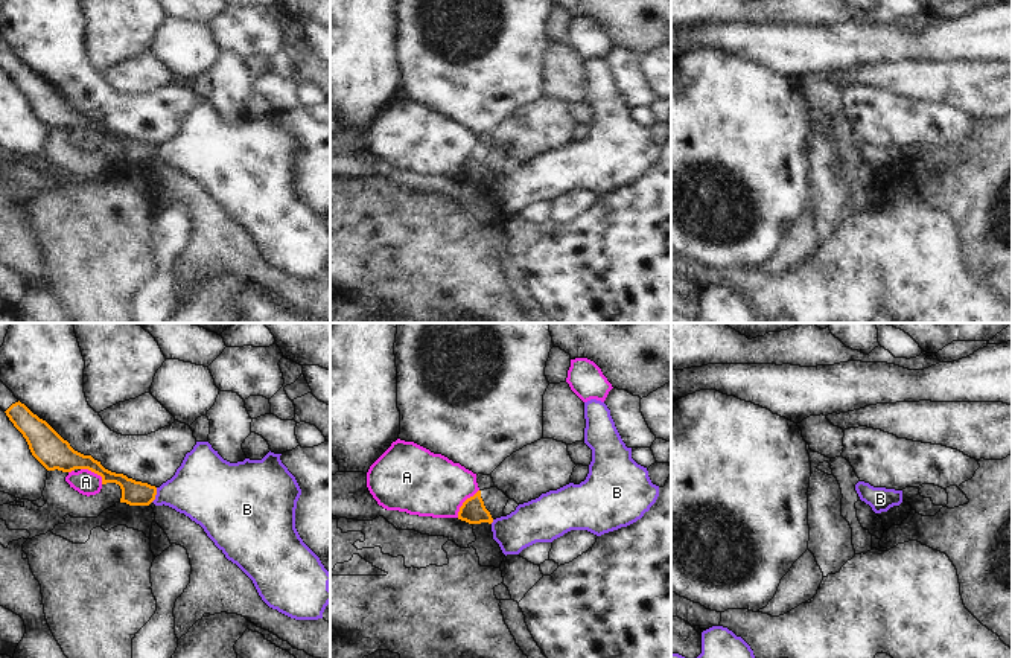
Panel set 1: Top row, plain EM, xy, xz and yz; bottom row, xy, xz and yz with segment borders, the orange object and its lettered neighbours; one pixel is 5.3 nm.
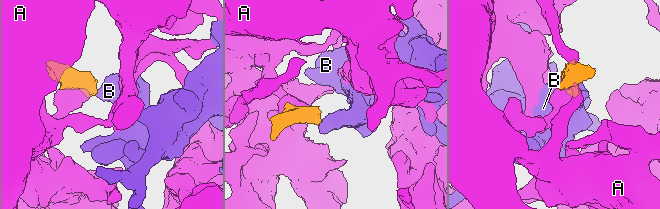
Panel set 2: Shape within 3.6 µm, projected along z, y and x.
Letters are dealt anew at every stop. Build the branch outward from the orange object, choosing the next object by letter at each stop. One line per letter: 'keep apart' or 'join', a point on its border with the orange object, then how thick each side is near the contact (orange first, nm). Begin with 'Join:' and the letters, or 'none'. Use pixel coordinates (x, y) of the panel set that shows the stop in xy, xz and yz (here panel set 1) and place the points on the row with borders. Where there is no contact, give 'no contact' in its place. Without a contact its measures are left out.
Join: none
A: keep apart; contact xz (463, 503); calibres 130 and 340 nm
B: keep apart; contact xy (155, 494); calibres 130 and 320 nm

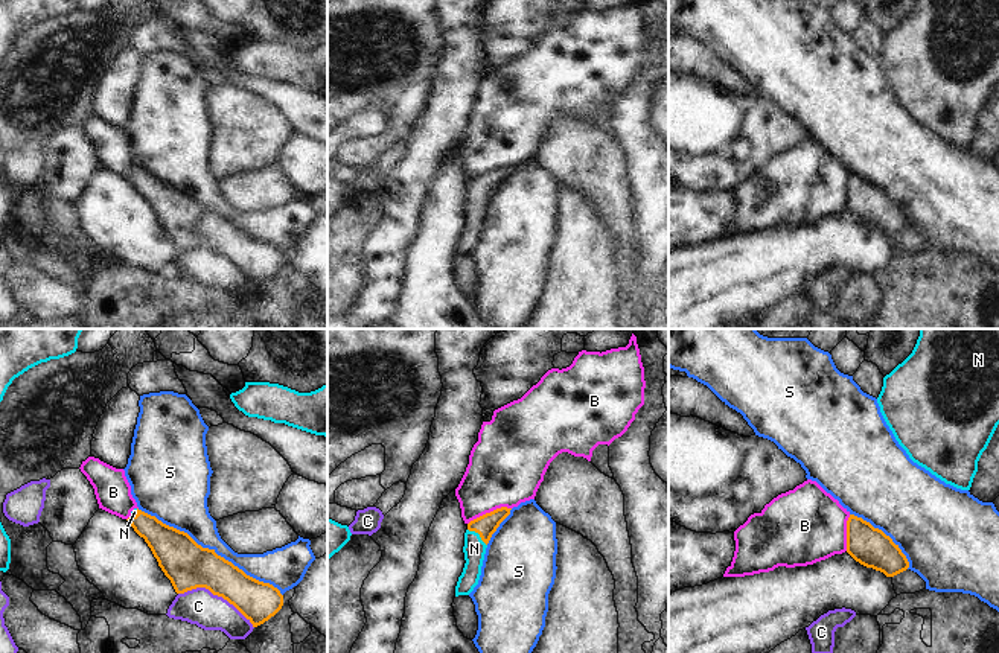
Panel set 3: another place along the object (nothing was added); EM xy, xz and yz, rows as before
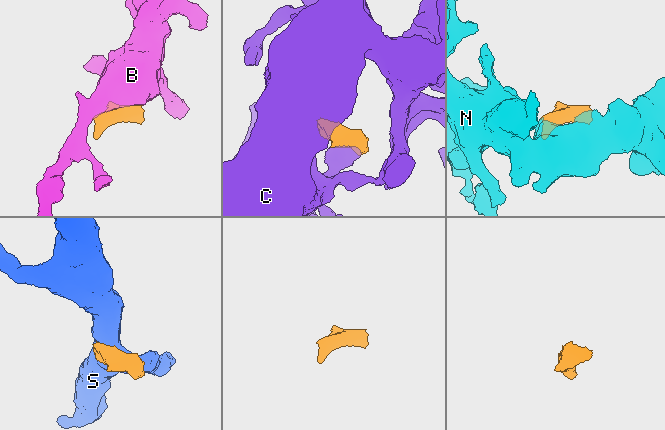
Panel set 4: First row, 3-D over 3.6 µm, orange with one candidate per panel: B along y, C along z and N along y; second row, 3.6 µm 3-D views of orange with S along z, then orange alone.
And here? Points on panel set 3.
Join: N
B: keep apart; contact xz (491, 512); calibres 110 and 400 nm
C: keep apart; contact xy (217, 594); calibres 240 and 190 nm
N: join; contact xz (478, 533); calibres 110 and 120 nm
S: keep apart; contact xy (210, 550); calibres 240 and 220 nm

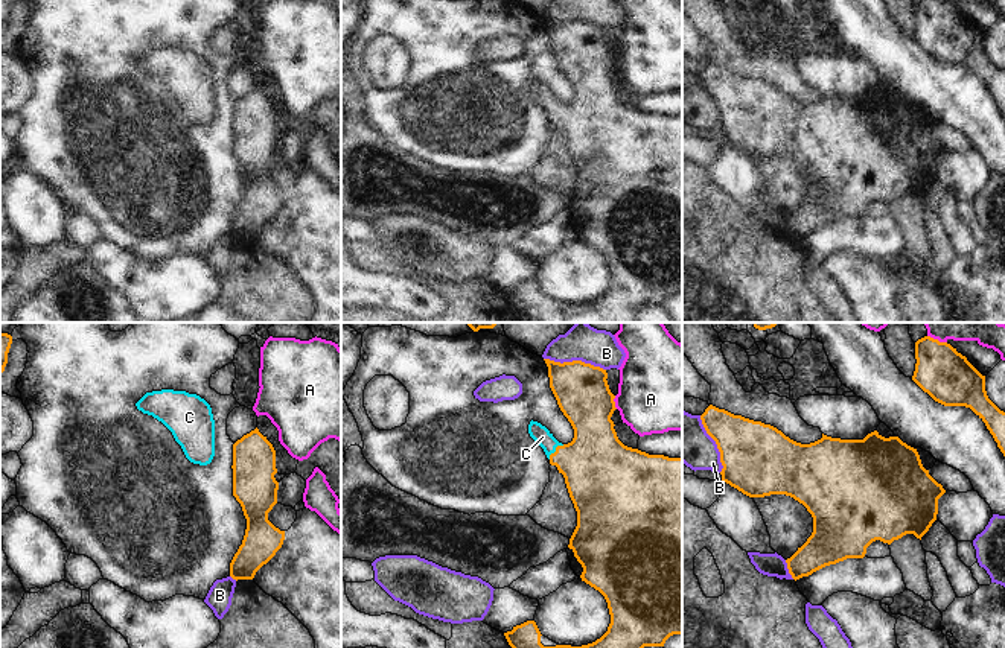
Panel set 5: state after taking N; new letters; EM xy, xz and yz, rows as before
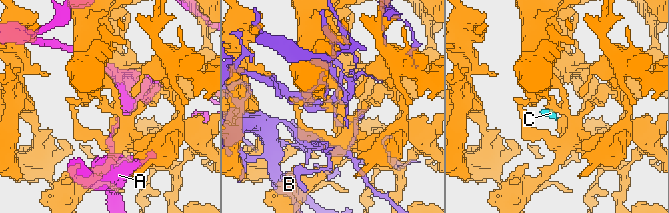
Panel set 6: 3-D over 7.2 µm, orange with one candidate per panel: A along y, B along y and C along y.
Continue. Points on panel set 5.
Join: C
A: keep apart; contact xz (614, 402); calibres 280 and 440 nm
B: keep apart; contact xz (574, 361); calibres 280 and 190 nm
C: join; contact xz (556, 449); calibres 380 and 90 nm

